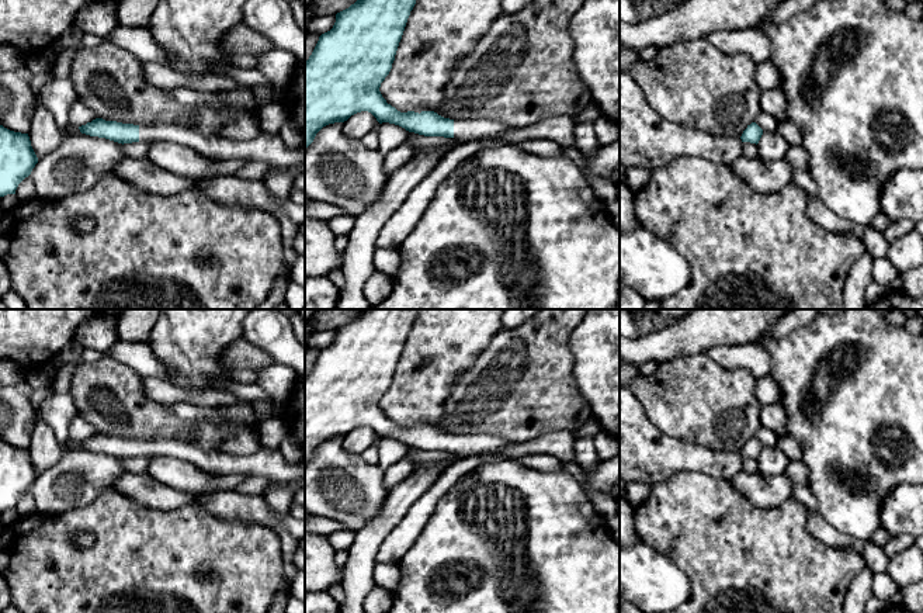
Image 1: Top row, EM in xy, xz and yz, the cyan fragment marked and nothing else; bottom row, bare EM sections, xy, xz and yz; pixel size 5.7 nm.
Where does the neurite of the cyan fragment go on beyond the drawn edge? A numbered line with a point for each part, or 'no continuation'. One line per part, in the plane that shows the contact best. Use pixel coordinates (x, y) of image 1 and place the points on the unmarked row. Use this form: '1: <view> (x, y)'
1: xz (464, 444)

